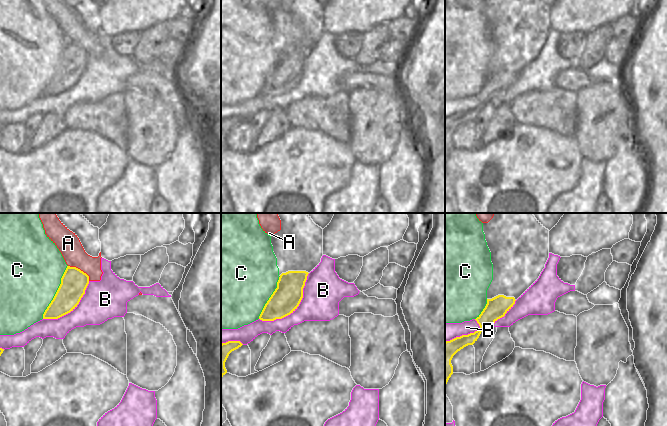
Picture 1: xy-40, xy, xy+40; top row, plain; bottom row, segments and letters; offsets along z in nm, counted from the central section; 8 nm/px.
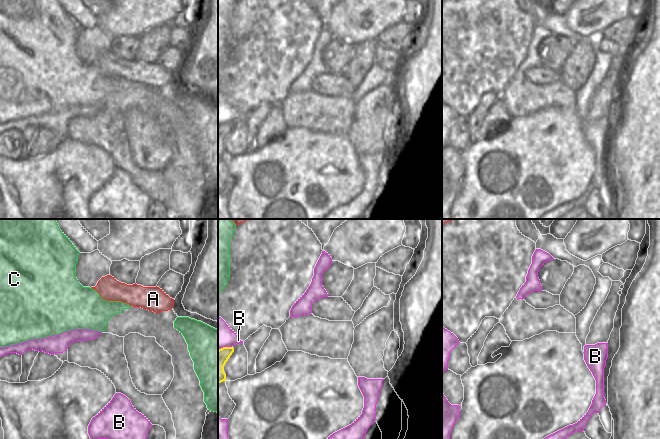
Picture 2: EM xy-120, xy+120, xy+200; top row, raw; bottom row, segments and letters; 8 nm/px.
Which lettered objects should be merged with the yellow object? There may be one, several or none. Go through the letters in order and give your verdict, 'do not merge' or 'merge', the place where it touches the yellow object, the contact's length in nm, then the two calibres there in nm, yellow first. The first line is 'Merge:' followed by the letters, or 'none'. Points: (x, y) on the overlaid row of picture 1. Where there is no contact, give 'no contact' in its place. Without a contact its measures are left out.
Merge: none
A: do not merge; contact xy-40 (79, 269); length 220 nm; calibres 220 and 180 nm
B: do not merge; contact xy (294, 309); length 550 nm; calibres 220 and 300 nm
C: do not merge; contact xy-40 (56, 292); length 480 nm; calibres 220 and 500 nm

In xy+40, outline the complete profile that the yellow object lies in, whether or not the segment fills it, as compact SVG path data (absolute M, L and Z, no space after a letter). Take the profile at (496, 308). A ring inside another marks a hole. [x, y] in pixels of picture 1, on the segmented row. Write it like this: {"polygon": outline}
{"polygon": "M498 295L492 299L487 299L485 308L475 319L480 328L474 333L462 335L445 342L445 386L453 374L453 366L451 364L453 356L464 347L473 345L479 338L482 330L504 317L513 307L515 301L514 297L506 297L504 295Z"}

